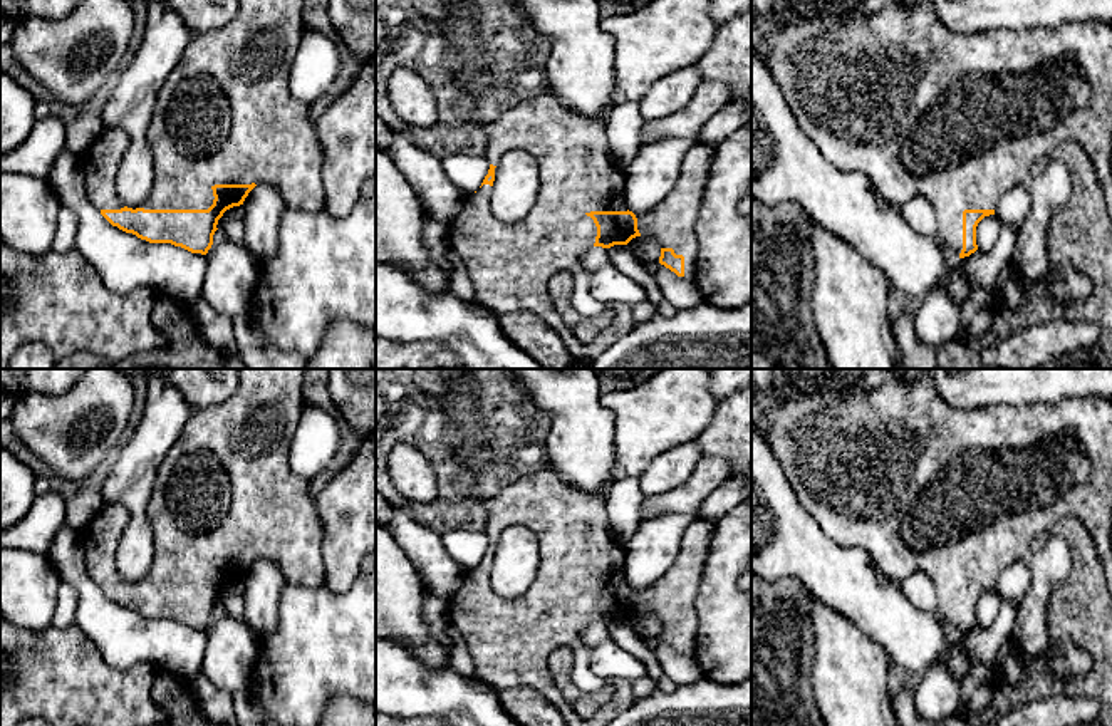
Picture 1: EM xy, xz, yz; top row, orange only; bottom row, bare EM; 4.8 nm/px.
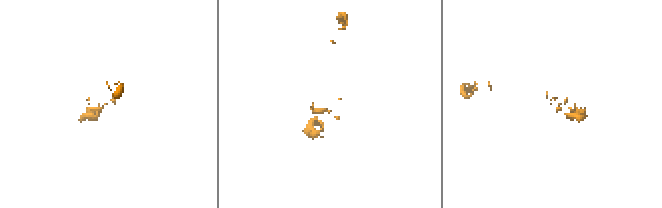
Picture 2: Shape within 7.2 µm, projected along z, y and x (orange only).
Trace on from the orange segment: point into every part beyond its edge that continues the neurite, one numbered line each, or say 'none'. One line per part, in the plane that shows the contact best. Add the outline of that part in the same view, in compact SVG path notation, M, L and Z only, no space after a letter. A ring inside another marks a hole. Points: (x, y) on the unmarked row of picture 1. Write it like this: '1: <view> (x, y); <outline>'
1: xy (225, 490); M238 369L238 391L226 401L193 409L178 441L171 446L161 466L156 471L153 493L148 501L148 520L153 528L154 560L148 575L141 583L144 585L208 585L213 580L215 560L272 560L283 572L287 583L300 587L319 587L324 583L324 558L320 545L324 540L322 523L315 506L315 496L309 491L309 480L295 474L288 464L288 446L297 429L300 412L304 407L302 387L304 369Z

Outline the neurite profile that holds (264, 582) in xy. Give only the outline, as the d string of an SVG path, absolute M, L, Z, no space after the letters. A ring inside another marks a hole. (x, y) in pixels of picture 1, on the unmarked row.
M258 558L245 573L245 624L260 637L278 627L278 599L287 585L283 572L272 560Z

